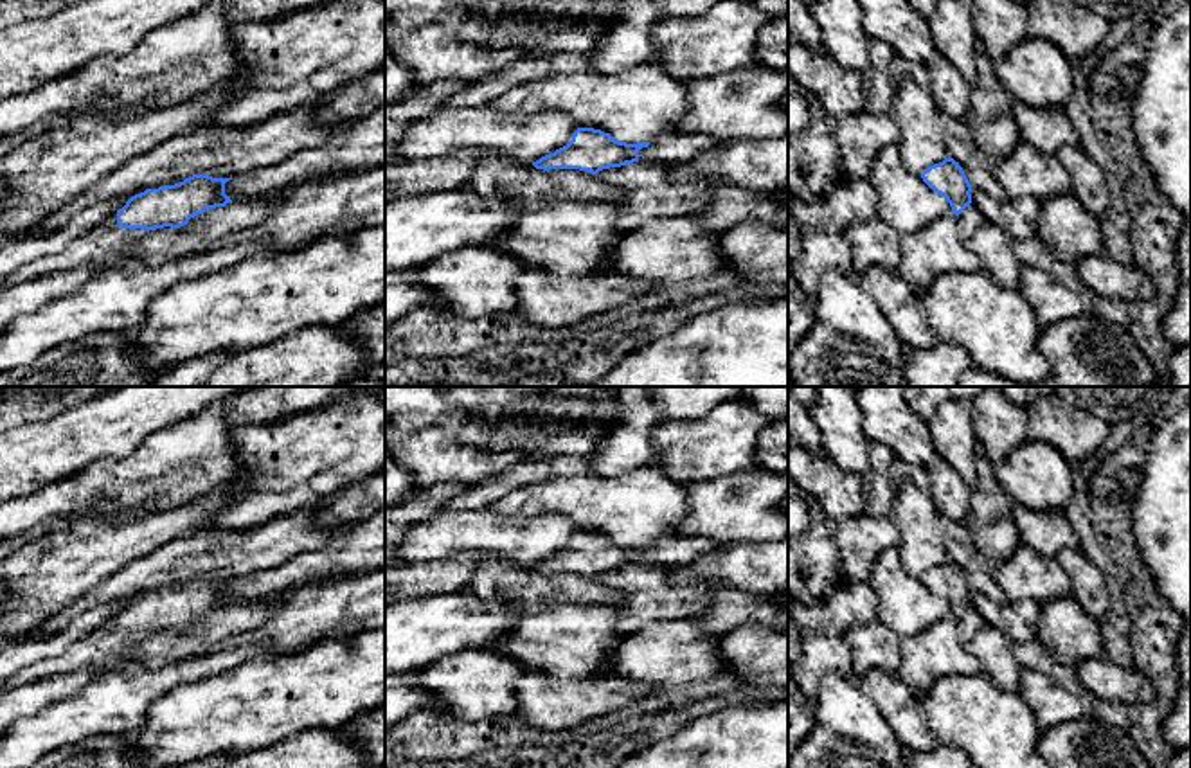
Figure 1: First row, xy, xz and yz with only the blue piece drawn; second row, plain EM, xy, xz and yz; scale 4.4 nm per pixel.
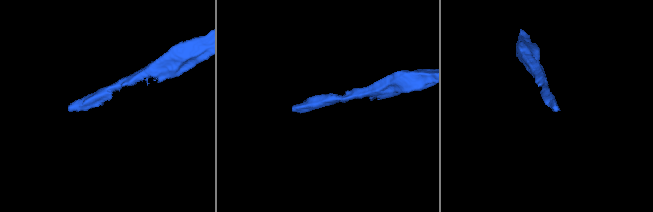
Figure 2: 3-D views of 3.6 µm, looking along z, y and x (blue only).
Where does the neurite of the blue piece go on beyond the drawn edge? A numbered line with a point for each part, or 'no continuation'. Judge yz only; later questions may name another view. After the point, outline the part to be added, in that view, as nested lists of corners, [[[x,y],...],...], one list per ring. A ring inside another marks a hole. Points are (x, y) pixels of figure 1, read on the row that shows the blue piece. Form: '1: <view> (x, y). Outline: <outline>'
no continuation

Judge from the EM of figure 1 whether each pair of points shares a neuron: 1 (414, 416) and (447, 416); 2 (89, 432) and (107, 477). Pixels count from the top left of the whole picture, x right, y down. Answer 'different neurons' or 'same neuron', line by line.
1: same neuron
2: different neurons

